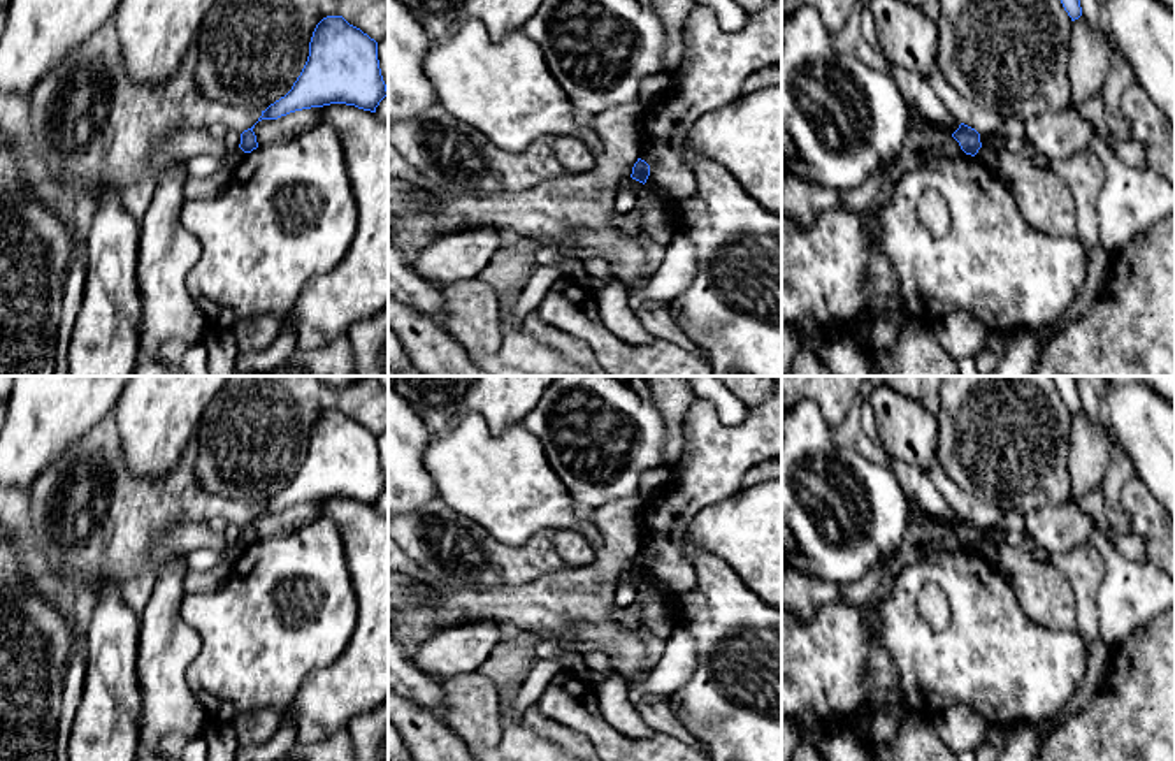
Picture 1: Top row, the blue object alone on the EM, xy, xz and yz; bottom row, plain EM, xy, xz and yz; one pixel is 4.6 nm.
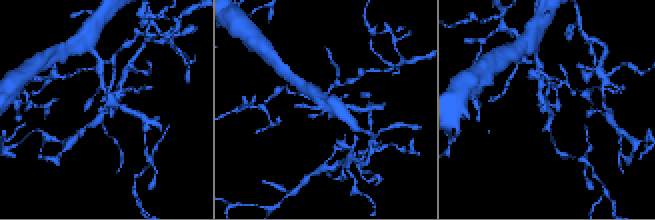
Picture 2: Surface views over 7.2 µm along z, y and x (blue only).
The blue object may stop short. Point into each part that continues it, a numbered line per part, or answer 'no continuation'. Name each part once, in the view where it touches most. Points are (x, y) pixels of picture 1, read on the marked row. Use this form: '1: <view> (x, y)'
no continuation

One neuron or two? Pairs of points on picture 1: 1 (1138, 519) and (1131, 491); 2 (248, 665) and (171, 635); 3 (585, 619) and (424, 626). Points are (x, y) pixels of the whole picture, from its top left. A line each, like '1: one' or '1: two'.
1: one
2: two
3: one

